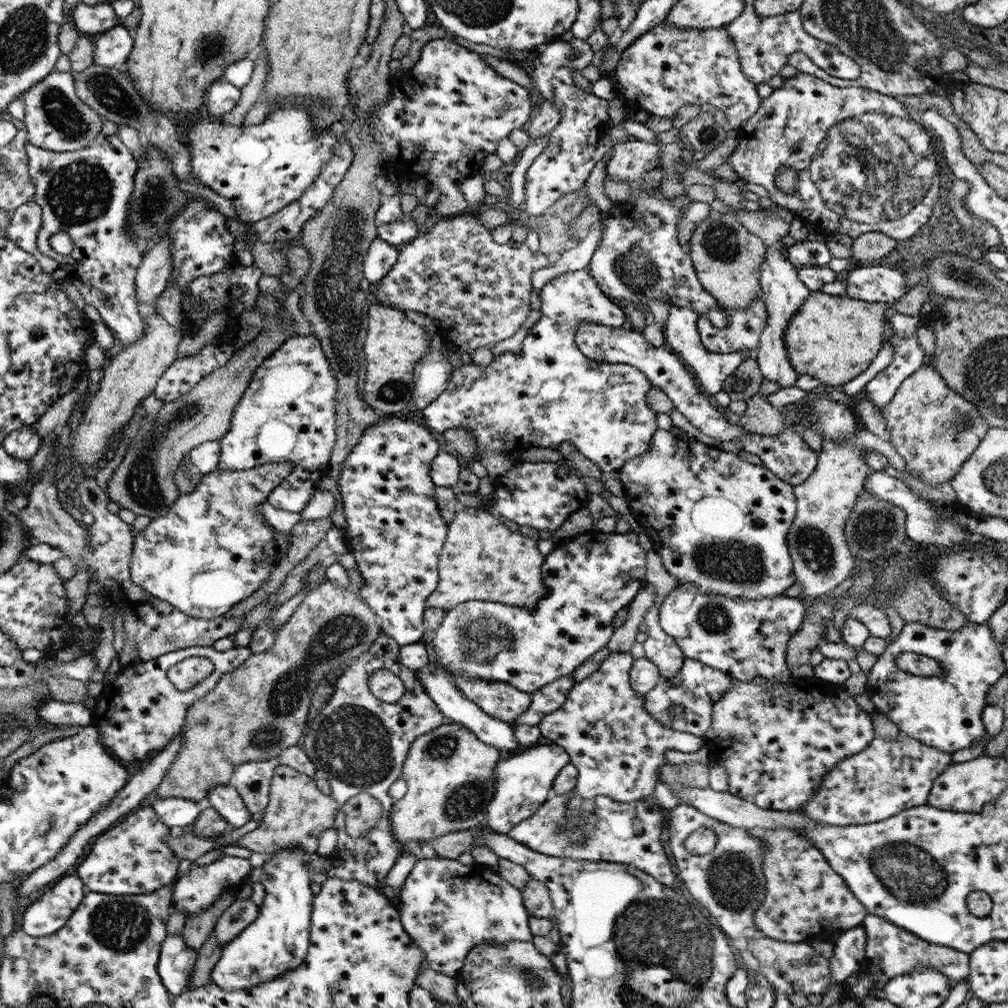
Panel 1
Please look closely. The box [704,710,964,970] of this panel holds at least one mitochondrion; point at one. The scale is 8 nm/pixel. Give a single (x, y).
(908, 873)

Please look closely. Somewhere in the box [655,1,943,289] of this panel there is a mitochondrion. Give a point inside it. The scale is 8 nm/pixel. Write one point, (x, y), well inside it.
(858, 149)

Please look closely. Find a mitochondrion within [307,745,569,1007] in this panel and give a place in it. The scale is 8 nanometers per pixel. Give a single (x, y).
(464, 802)

